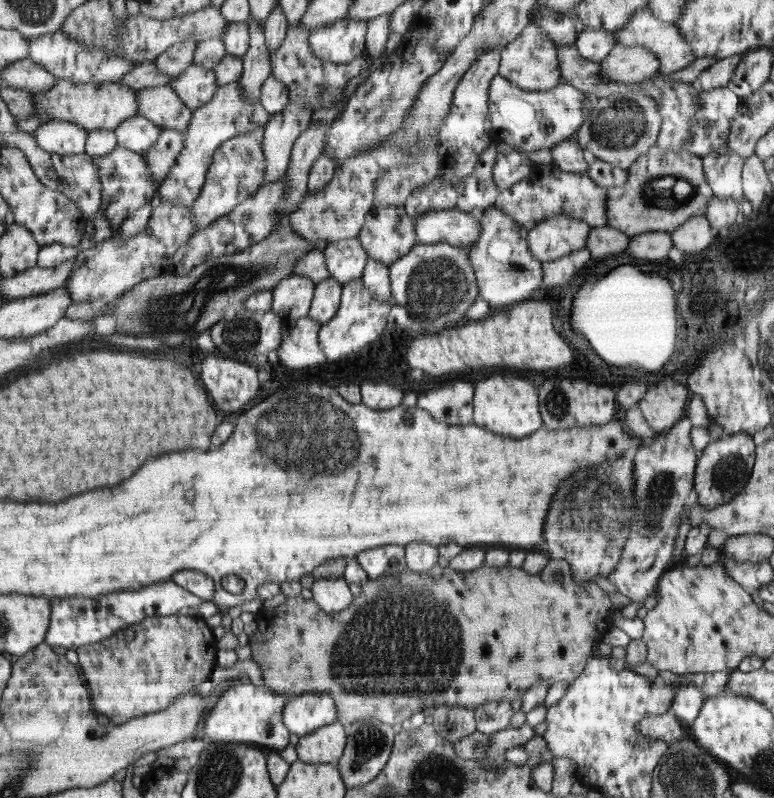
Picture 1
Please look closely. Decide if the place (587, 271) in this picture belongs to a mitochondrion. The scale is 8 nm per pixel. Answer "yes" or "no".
no

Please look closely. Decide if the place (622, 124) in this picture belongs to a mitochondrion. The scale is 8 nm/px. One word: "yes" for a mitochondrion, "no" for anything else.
yes

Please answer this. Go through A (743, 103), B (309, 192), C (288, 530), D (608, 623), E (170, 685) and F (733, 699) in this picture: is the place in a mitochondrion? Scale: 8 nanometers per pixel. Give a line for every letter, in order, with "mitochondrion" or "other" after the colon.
A: other
B: other
C: other
D: other
E: other
F: other

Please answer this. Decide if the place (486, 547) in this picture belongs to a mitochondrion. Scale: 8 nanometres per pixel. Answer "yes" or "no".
no

